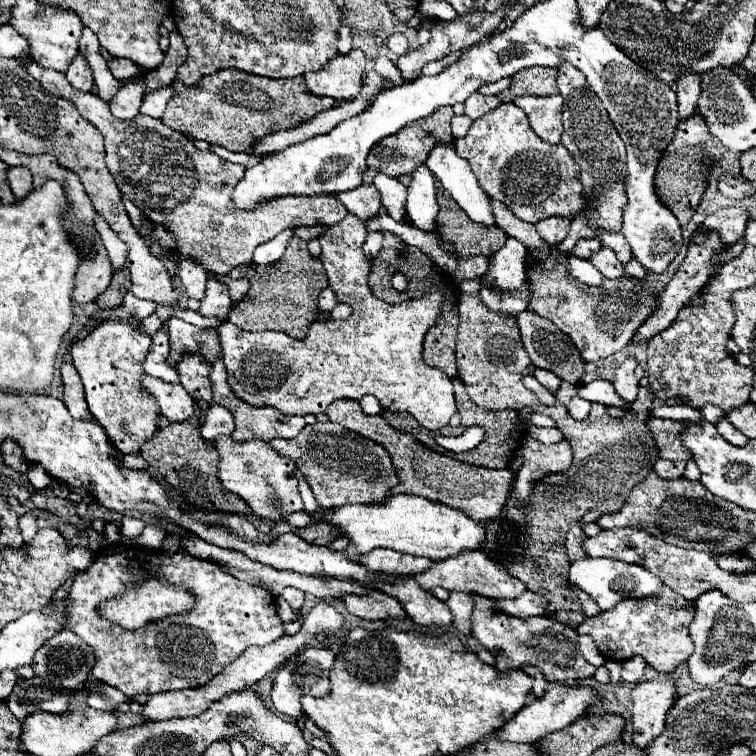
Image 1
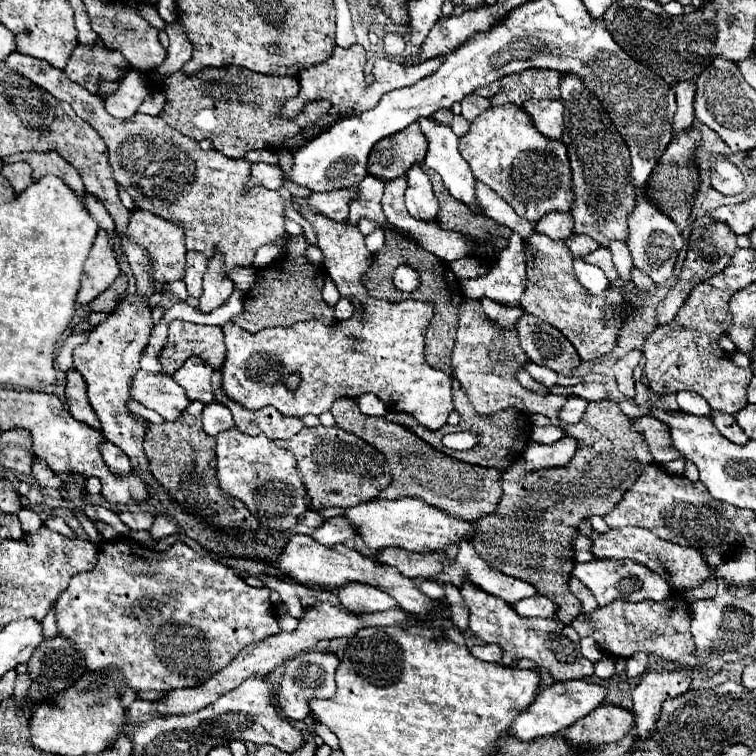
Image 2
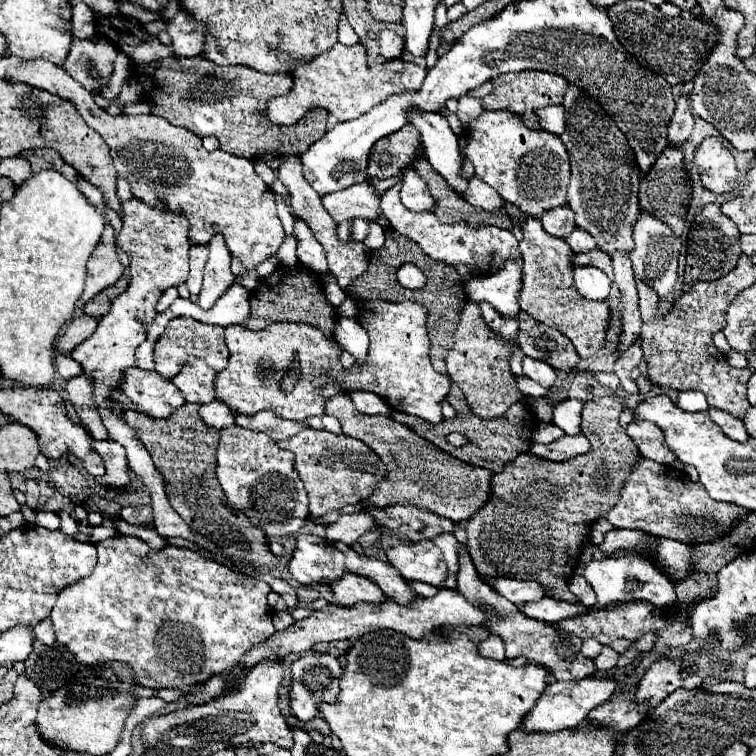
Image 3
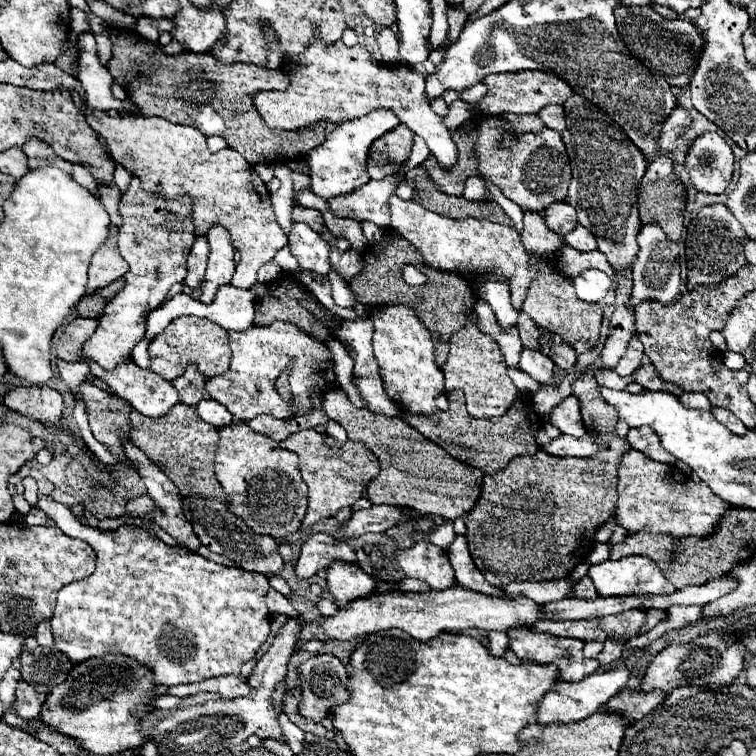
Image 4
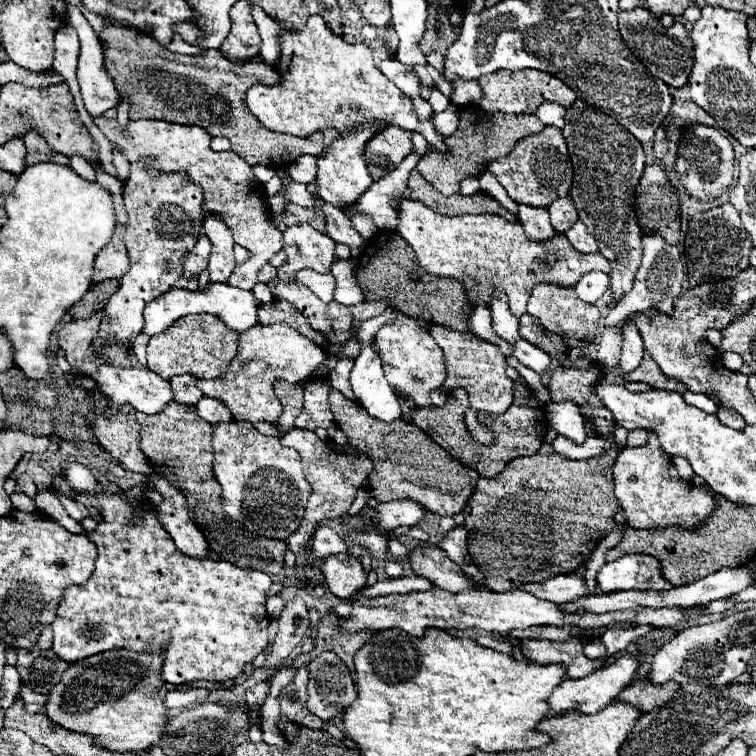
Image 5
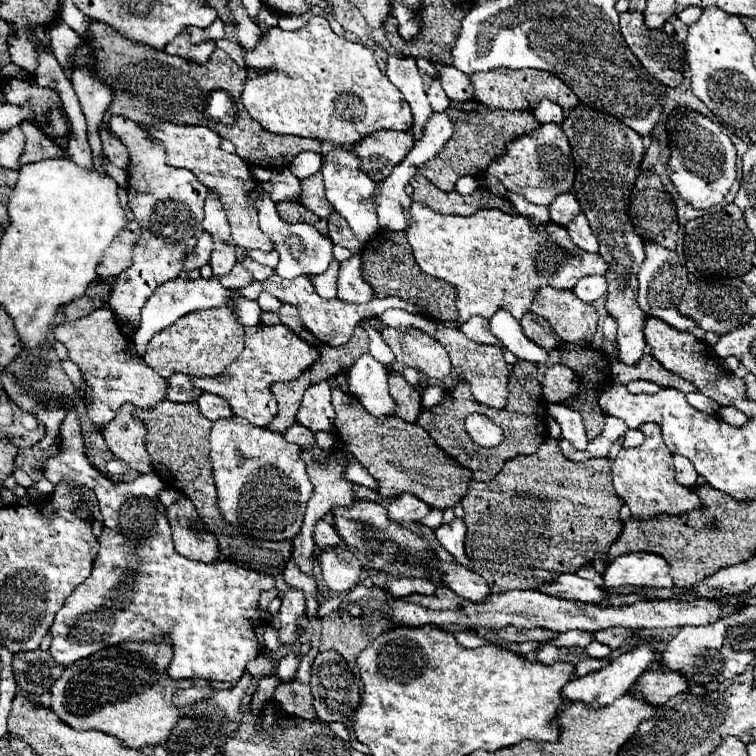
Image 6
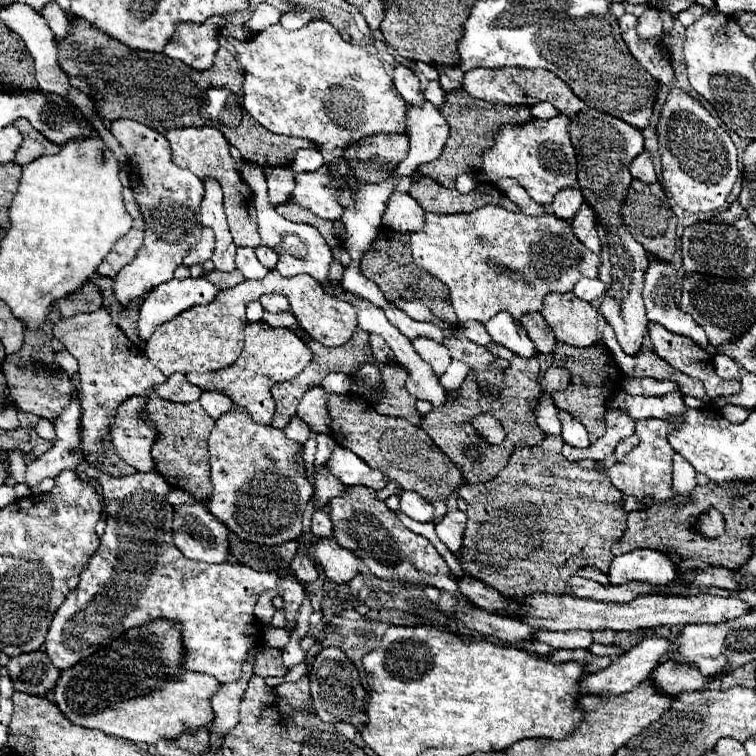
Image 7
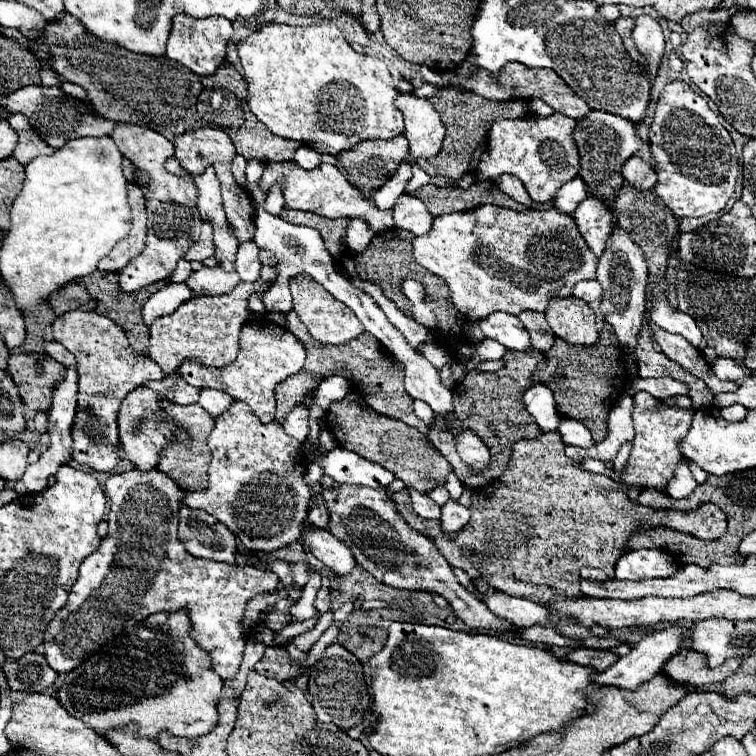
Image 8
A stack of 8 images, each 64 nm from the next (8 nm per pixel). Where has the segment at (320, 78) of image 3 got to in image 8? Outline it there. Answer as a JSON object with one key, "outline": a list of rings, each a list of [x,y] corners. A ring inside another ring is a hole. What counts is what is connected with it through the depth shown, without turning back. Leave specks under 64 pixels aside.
{"outline":[[[324,22],[304,28],[288,24],[266,24],[236,46],[240,64],[244,68],[244,80],[248,82],[248,108],[276,136],[302,142],[318,154],[336,156],[362,140],[390,140],[404,132],[402,112],[394,106],[398,90],[388,72],[388,66],[378,58],[360,56],[354,52],[354,48],[344,40],[342,32],[334,24]]]}

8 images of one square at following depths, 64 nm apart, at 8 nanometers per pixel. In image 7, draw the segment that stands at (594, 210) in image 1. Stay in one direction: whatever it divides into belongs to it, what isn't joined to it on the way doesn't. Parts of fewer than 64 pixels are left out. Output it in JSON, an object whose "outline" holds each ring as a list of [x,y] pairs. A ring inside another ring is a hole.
{"outline":[[[586,108],[578,116],[572,118],[570,138],[572,138],[572,144],[576,148],[576,158],[578,158],[578,182],[576,182],[578,188],[568,186],[568,188],[558,190],[552,202],[552,210],[558,218],[572,220],[584,200],[594,206],[598,214],[598,234],[602,242],[602,254],[600,254],[602,262],[598,266],[598,278],[606,284],[606,294],[600,304],[600,312],[606,318],[606,322],[614,328],[622,350],[634,356],[640,350],[646,328],[648,328],[646,310],[642,306],[642,286],[644,286],[644,274],[648,268],[648,256],[642,244],[638,244],[634,236],[626,230],[620,218],[620,204],[626,198],[626,190],[632,178],[644,184],[652,184],[658,180],[654,172],[654,164],[650,160],[650,154],[642,152],[644,136],[638,128],[610,114],[598,112],[594,108]]]}

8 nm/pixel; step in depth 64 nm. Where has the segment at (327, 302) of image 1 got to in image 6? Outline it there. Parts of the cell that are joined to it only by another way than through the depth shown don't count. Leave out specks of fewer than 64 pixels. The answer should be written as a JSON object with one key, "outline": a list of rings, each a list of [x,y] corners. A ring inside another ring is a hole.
{"outline":[[[356,252],[352,254],[350,260],[340,264],[340,272],[338,272],[338,298],[340,300],[362,304],[362,302],[370,302],[376,298],[370,284],[362,280],[360,262],[362,262],[362,256],[360,252]]]}

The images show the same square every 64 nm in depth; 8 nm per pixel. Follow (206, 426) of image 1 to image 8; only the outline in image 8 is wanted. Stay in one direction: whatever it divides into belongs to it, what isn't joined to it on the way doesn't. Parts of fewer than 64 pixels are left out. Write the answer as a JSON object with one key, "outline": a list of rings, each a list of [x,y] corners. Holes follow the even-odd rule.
{"outline":[[[212,388],[200,390],[200,400],[198,400],[198,404],[200,404],[210,416],[222,414],[232,402],[234,402],[234,400],[230,398],[230,394],[222,392],[222,390],[212,390]]]}

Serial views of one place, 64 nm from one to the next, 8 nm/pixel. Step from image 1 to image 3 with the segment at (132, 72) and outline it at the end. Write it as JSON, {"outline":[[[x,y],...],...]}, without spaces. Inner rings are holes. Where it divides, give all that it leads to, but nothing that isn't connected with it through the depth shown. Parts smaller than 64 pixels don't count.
{"outline":[[[96,34],[94,42],[74,38],[72,46],[70,46],[70,54],[64,62],[64,68],[86,90],[94,90],[100,84],[106,84],[110,80],[116,54],[118,54],[116,46],[100,34]],[[88,62],[92,62],[96,66],[96,70],[100,72],[100,76],[102,76],[100,82],[96,82],[92,76],[88,76]]]}

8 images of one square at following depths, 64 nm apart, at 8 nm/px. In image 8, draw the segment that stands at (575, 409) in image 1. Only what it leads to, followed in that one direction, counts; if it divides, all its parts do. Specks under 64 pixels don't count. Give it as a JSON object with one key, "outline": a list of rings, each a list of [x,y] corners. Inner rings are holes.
{"outline":[[[562,418],[560,428],[558,428],[564,444],[574,444],[580,448],[590,448],[594,446],[590,430],[584,426],[584,422],[574,420],[574,418]]]}

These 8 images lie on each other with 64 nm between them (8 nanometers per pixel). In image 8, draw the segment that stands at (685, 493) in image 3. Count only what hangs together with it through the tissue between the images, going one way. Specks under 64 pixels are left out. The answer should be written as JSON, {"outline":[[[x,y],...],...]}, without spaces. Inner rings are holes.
{"outline":[[[636,392],[632,398],[634,398],[632,420],[634,420],[636,436],[634,436],[634,446],[632,446],[630,458],[628,458],[626,474],[614,474],[602,461],[596,459],[586,459],[581,463],[581,466],[586,471],[610,476],[612,480],[622,478],[622,482],[626,482],[628,486],[664,490],[668,480],[674,475],[676,465],[684,459],[682,450],[680,450],[680,442],[682,442],[682,436],[686,436],[690,430],[694,406],[672,408],[672,406],[662,404],[662,400],[654,398],[648,392]]]}

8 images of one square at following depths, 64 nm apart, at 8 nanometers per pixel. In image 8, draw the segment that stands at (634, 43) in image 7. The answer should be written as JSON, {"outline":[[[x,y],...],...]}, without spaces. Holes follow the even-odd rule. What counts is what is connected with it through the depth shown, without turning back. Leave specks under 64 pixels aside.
{"outline":[[[620,16],[620,18],[614,22],[614,28],[616,28],[616,32],[620,34],[620,38],[622,38],[624,46],[626,46],[626,52],[628,52],[630,56],[634,56],[634,54],[636,54],[636,50],[634,50],[634,42],[632,42],[634,20],[632,20],[632,18],[626,18],[626,16]]]}

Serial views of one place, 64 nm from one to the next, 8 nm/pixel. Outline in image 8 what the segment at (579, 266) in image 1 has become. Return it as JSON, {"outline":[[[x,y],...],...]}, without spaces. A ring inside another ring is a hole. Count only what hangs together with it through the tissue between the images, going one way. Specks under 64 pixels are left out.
{"outline":[[[584,280],[574,286],[574,296],[584,302],[596,302],[602,296],[602,286],[598,280]]]}

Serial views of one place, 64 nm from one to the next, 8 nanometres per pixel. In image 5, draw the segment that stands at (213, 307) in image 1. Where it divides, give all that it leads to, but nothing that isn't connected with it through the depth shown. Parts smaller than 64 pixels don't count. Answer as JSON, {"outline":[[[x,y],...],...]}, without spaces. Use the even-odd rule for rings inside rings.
{"outline":[[[208,212],[204,220],[204,234],[212,242],[212,252],[210,252],[210,262],[208,262],[208,272],[212,282],[226,282],[236,266],[234,260],[234,240],[230,234],[230,228],[226,222],[218,216]]]}

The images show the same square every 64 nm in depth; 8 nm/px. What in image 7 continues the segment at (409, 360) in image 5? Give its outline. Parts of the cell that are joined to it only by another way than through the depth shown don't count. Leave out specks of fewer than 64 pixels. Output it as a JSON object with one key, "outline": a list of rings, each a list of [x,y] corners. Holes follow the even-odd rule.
{"outline":[[[416,338],[416,340],[412,342],[412,346],[414,346],[414,350],[434,368],[434,372],[436,372],[438,376],[442,376],[442,374],[446,372],[448,364],[450,364],[450,352],[446,350],[444,344],[434,342],[434,340],[430,340],[430,338]]]}

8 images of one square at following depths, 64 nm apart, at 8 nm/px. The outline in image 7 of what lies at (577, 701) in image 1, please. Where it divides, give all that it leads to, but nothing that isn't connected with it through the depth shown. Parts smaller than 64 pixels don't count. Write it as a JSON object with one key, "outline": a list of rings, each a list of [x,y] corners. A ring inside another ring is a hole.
{"outline":[[[660,636],[644,638],[636,646],[632,646],[628,652],[618,656],[608,668],[604,668],[604,670],[600,670],[596,674],[588,674],[582,680],[580,692],[582,694],[586,694],[586,692],[590,692],[590,694],[624,694],[624,692],[630,692],[632,688],[636,688],[638,684],[648,680],[652,670],[662,662],[662,658],[668,658],[672,650],[674,650],[674,642],[670,642],[666,638],[660,638]]]}

